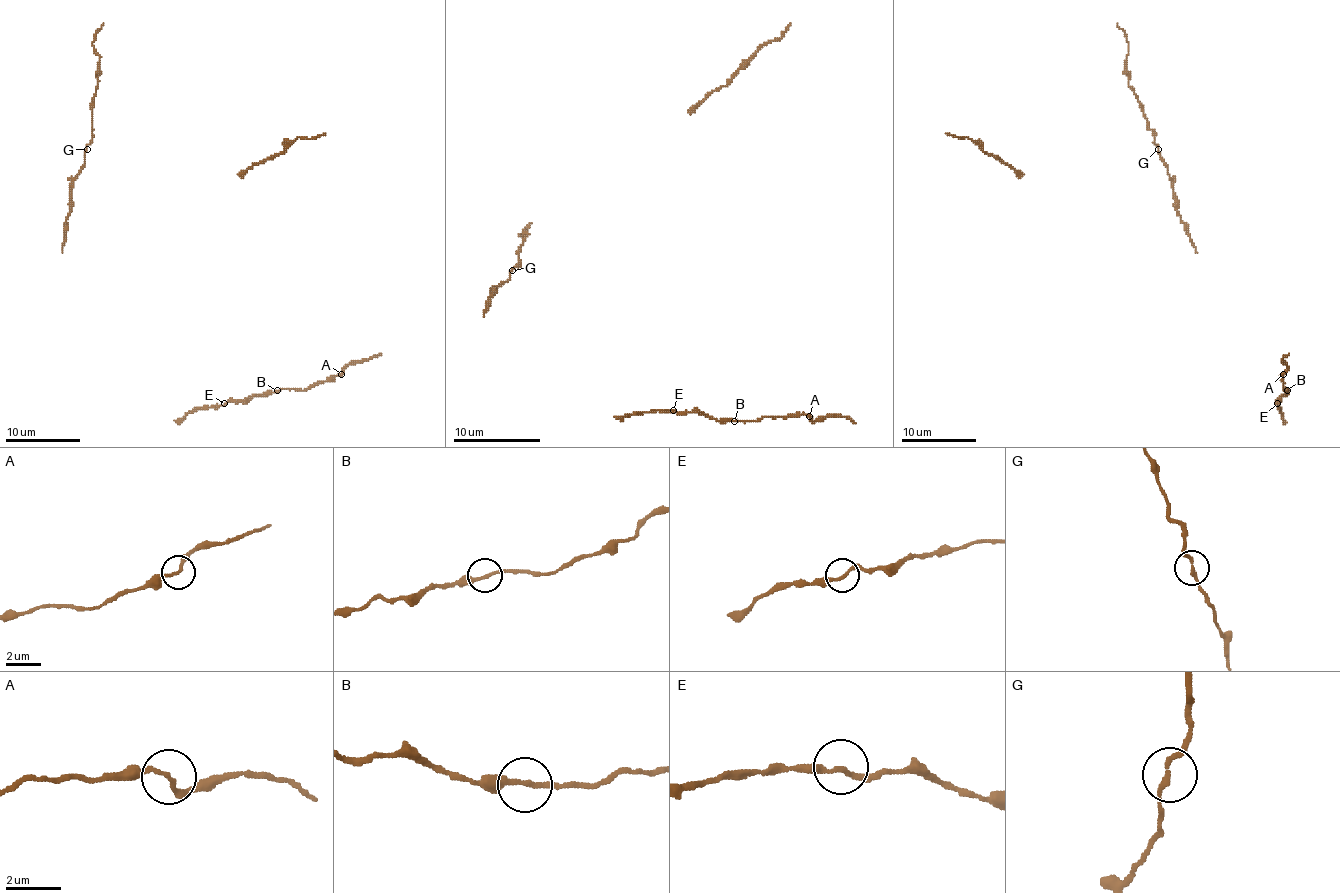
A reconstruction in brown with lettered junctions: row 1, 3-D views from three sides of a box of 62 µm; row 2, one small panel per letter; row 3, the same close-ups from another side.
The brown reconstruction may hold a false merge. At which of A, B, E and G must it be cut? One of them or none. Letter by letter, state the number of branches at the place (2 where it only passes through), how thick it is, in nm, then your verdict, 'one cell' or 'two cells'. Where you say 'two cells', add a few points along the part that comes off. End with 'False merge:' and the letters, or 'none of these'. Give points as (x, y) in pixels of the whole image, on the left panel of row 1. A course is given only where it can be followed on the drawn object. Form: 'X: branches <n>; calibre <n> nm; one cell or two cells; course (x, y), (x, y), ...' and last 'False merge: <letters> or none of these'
A: branches 2; calibre 140 nm; one cell
B: branches 2; calibre 180 nm; one cell
E: branches 2; calibre 180 nm; one cell
G: branches 2; calibre 160 nm; one cell
False merge: none of these

